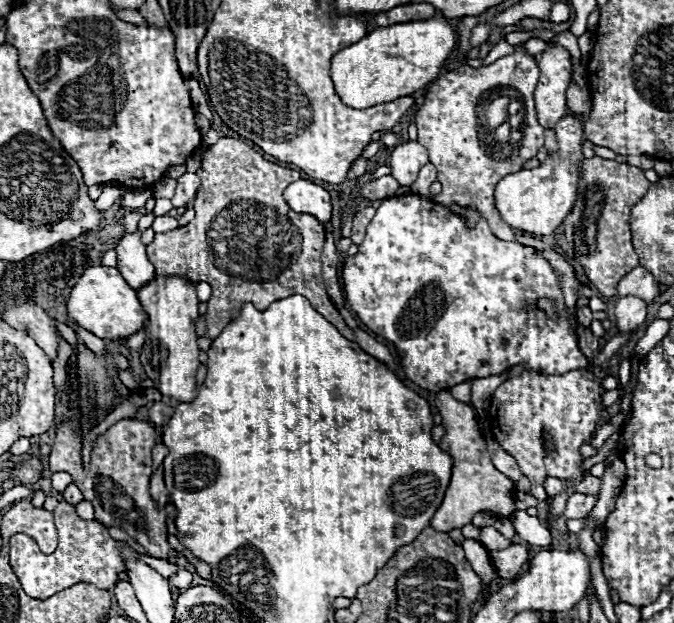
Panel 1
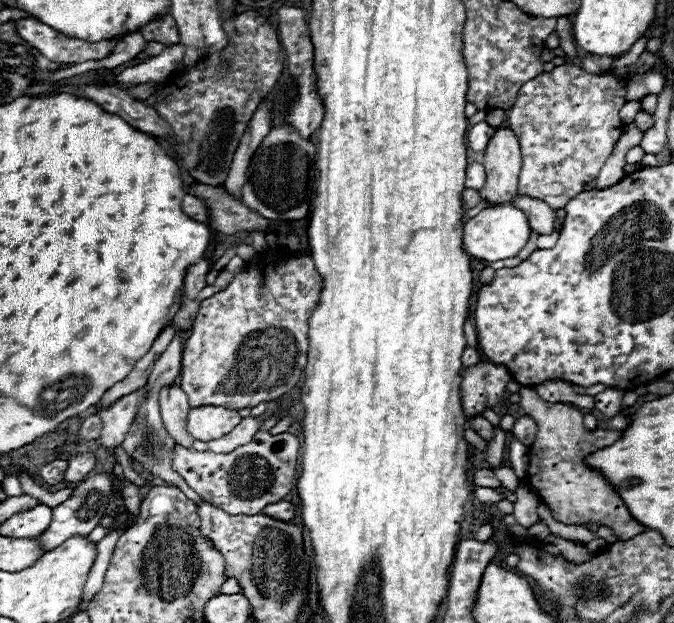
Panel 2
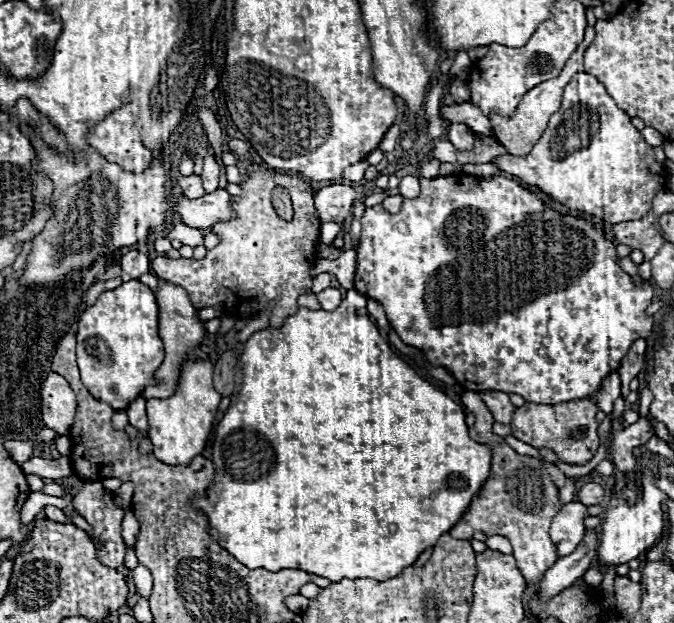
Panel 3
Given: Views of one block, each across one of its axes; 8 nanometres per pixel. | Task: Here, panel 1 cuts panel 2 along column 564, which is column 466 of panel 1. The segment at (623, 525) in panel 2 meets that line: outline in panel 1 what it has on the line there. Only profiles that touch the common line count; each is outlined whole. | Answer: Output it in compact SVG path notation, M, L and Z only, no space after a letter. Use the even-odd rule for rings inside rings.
M440 390L440 392L436 392L436 408L440 410L442 418L444 418L442 424L446 428L446 434L442 436L438 446L444 452L452 454L454 470L452 470L450 486L444 494L440 508L436 510L434 518L430 520L430 526L436 532L450 532L454 528L462 528L462 526L470 524L472 516L478 512L492 512L498 518L510 516L516 510L514 482L492 466L490 454L486 450L486 440L482 438L482 434L478 430L478 422L476 422L472 406L454 400L448 390Z

